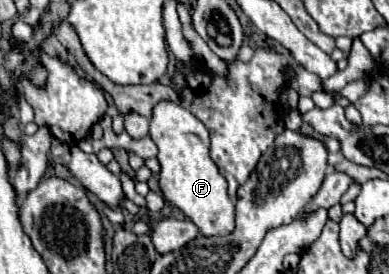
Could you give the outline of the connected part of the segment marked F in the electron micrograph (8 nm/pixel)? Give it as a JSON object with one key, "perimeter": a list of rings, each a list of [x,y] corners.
{"perimeter":[[[159,101],[151,115],[151,139],[159,149],[163,195],[179,207],[203,235],[227,235],[235,229],[235,203],[227,195],[225,177],[209,157],[207,127],[183,105],[173,101]]]}

